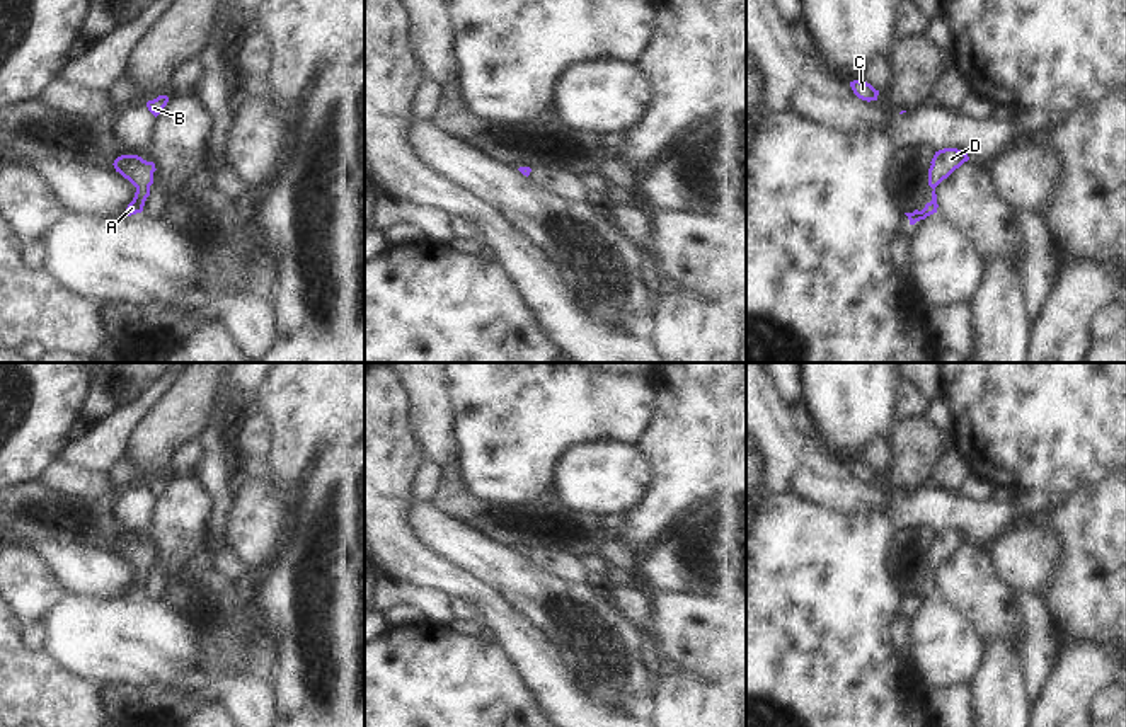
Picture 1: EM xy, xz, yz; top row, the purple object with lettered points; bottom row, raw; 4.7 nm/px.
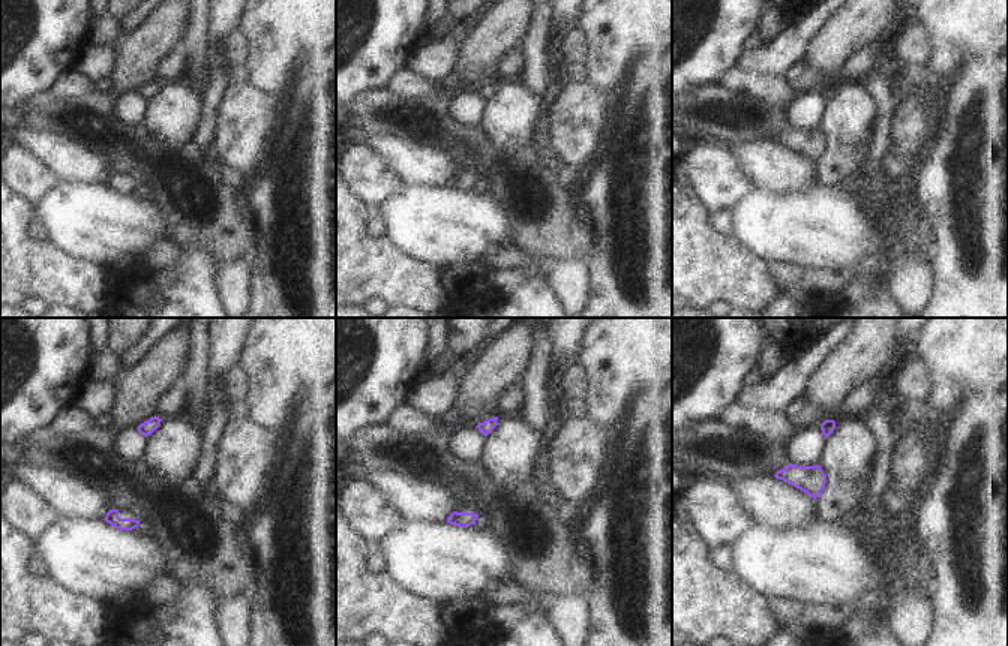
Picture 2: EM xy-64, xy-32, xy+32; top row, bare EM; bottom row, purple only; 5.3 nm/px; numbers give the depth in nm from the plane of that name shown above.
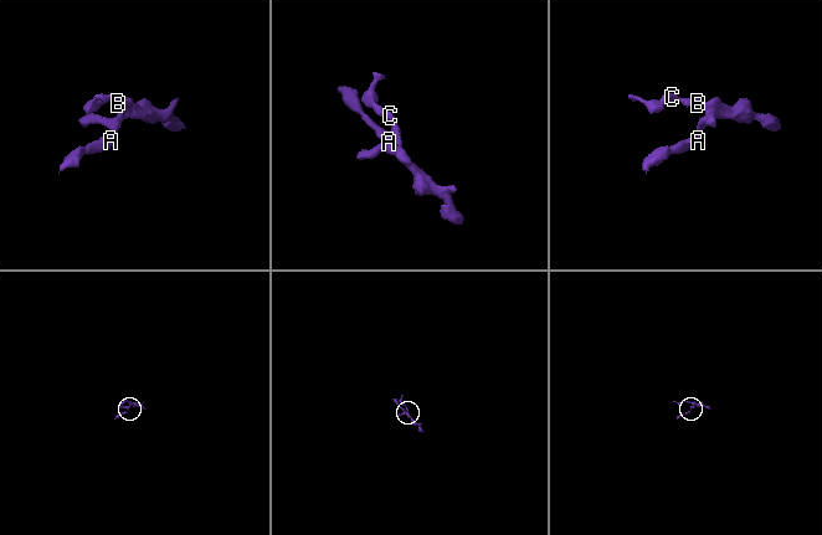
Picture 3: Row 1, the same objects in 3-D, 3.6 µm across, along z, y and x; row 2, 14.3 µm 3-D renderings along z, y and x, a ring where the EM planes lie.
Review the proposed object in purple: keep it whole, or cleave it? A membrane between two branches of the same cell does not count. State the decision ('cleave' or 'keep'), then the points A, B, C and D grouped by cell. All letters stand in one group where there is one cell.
keep; A B C D

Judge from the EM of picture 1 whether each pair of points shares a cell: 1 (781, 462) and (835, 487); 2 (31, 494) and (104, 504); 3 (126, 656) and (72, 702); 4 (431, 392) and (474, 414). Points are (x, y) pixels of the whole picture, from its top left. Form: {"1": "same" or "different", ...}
{"1": "same", "2": "same", "3": "different", "4": "different"}

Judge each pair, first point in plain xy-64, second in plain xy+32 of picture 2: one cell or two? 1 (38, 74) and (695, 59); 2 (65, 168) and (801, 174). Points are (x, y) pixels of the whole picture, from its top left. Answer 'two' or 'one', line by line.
1: one
2: one

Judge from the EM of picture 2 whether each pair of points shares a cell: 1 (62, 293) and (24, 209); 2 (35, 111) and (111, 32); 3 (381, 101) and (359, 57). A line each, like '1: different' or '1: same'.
1: same
2: different
3: different

